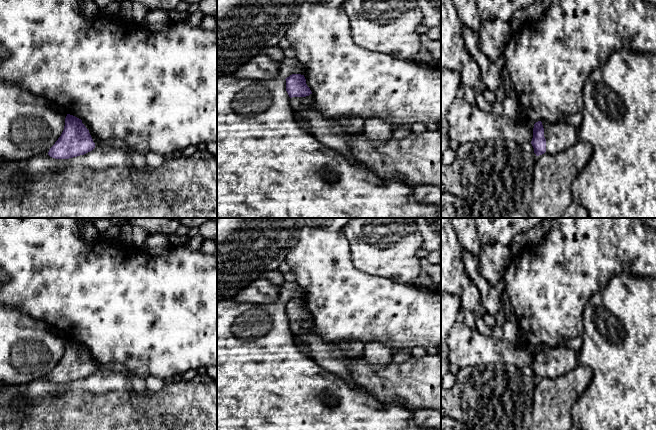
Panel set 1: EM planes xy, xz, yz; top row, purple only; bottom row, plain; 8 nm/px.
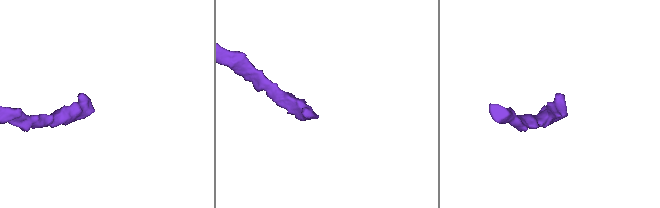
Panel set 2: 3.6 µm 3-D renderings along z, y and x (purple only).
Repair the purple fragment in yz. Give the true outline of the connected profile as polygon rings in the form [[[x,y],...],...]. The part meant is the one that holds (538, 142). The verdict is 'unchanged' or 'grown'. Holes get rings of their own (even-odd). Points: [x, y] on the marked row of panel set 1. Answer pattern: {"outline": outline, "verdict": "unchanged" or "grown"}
{"outline": [[[538,121],[534,124],[531,144],[536,156],[544,153],[556,155],[580,141],[578,127],[565,121],[550,123]]], "verdict": "grown"}

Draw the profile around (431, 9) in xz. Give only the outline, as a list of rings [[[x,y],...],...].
[[[416,0],[423,13],[423,25],[429,29],[441,28],[441,5],[438,0]]]

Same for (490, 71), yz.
[[[462,23],[462,36],[475,62],[480,67],[482,82],[485,89],[496,92],[501,80],[501,64],[491,61],[479,48],[477,34]]]

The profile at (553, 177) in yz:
[[[578,141],[556,154],[537,156],[534,164],[532,199],[528,207],[529,218],[588,218],[587,210],[572,199],[572,184],[592,156],[592,146]]]

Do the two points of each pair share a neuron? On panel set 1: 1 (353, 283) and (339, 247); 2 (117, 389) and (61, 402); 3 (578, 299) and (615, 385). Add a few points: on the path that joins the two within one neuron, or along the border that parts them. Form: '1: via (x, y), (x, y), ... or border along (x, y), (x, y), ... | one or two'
1: via (344, 274), (339, 269), (339, 256) | one
2: via (103, 398), (99, 402), (75, 402) | one
3: border along (597, 291), (589, 299), (583, 311), (582, 333) | two

